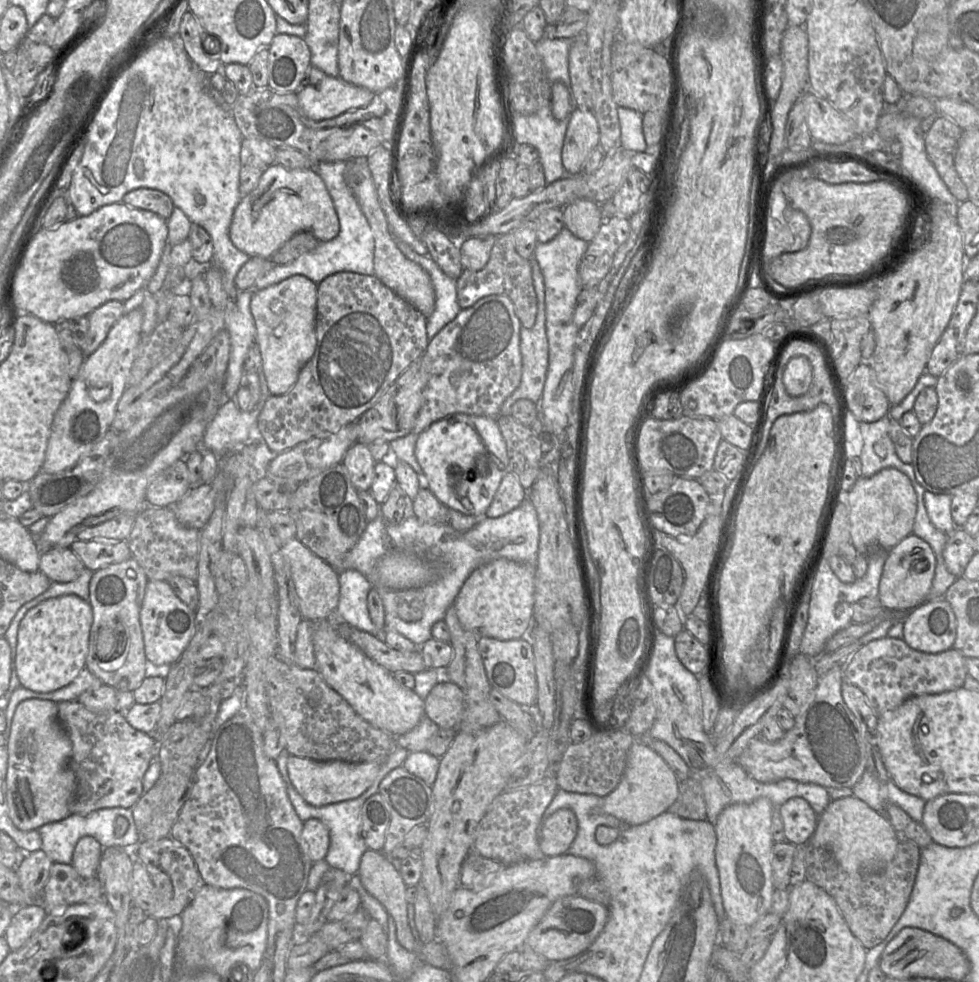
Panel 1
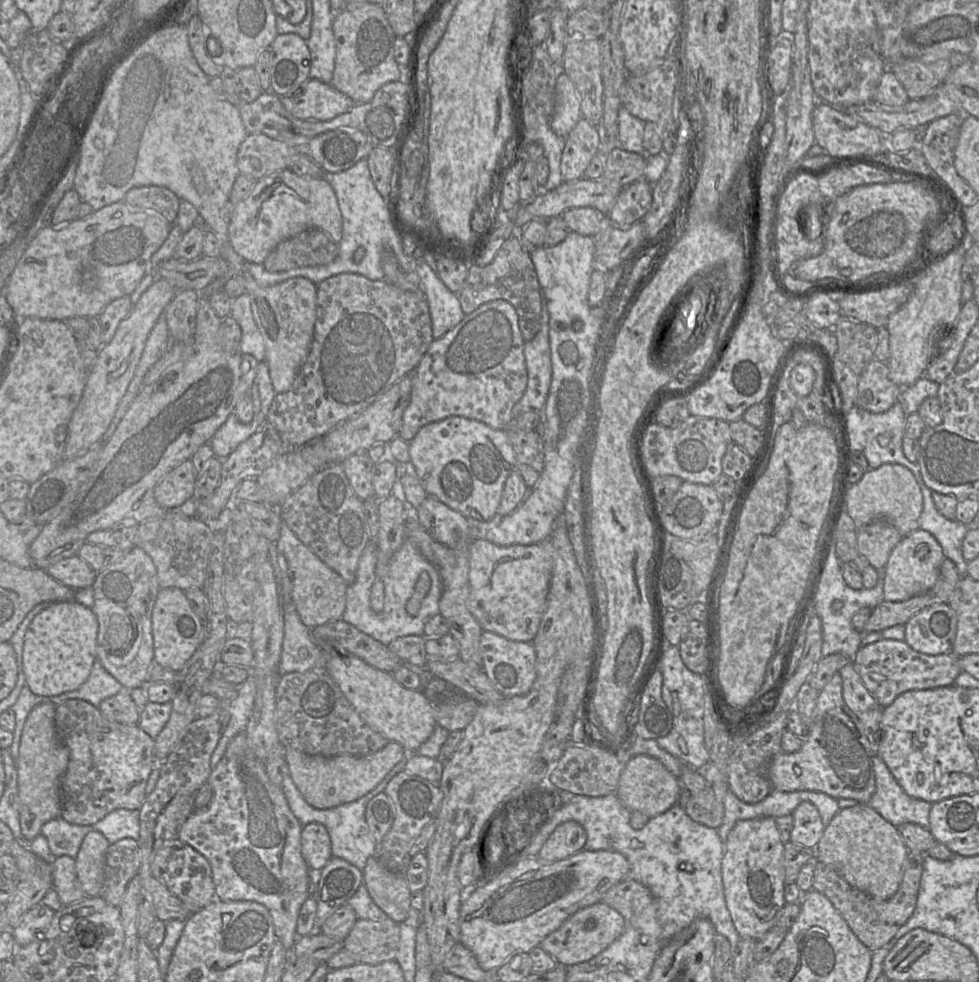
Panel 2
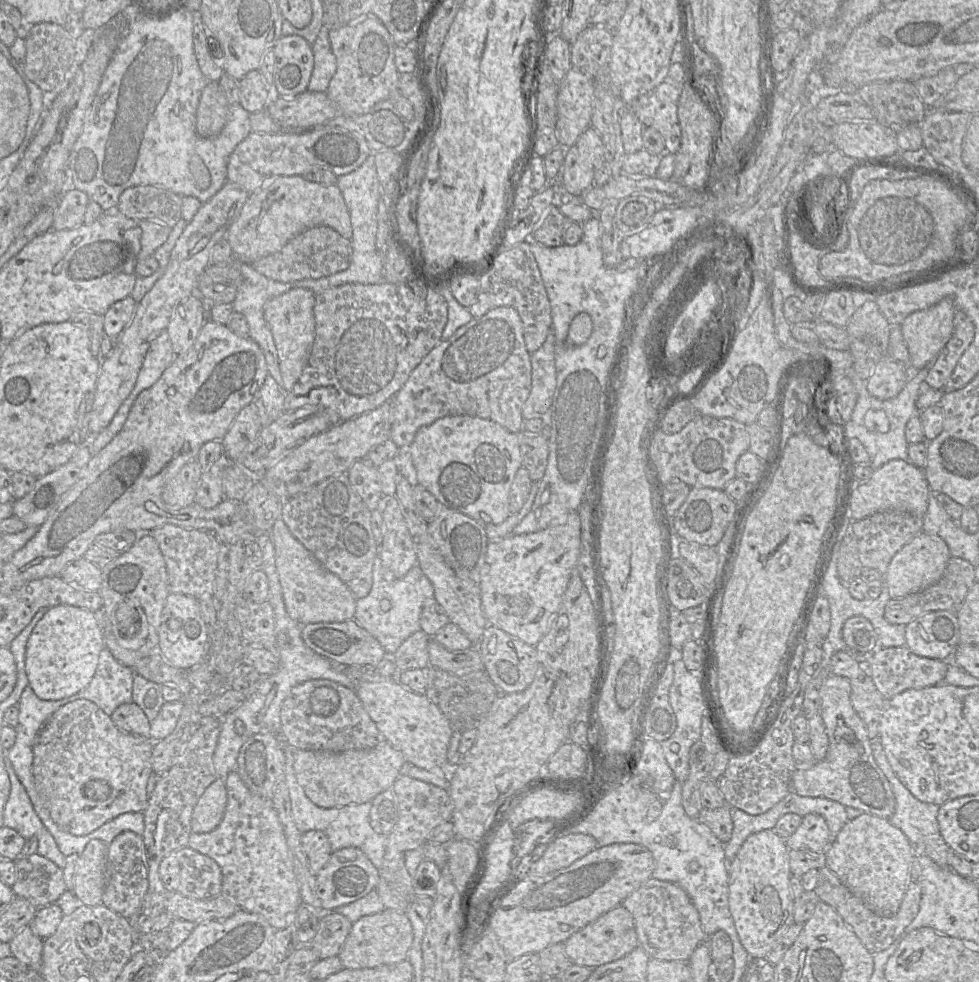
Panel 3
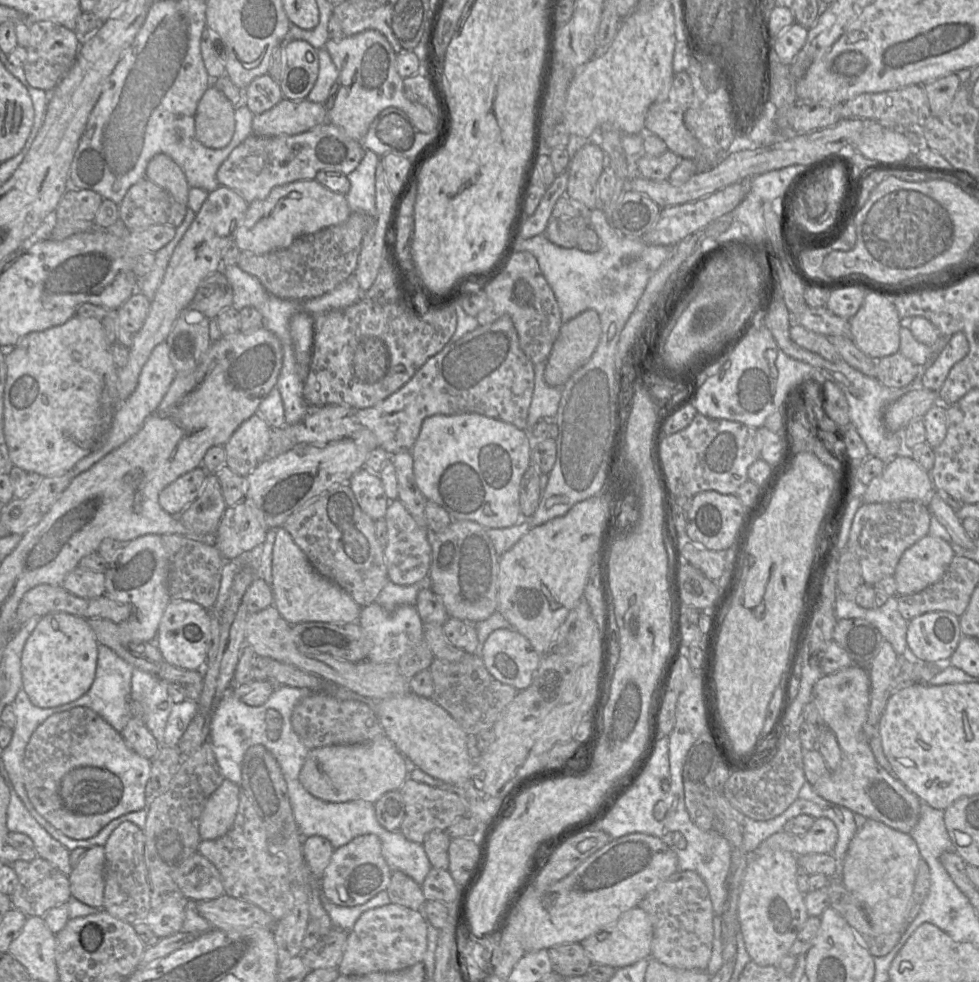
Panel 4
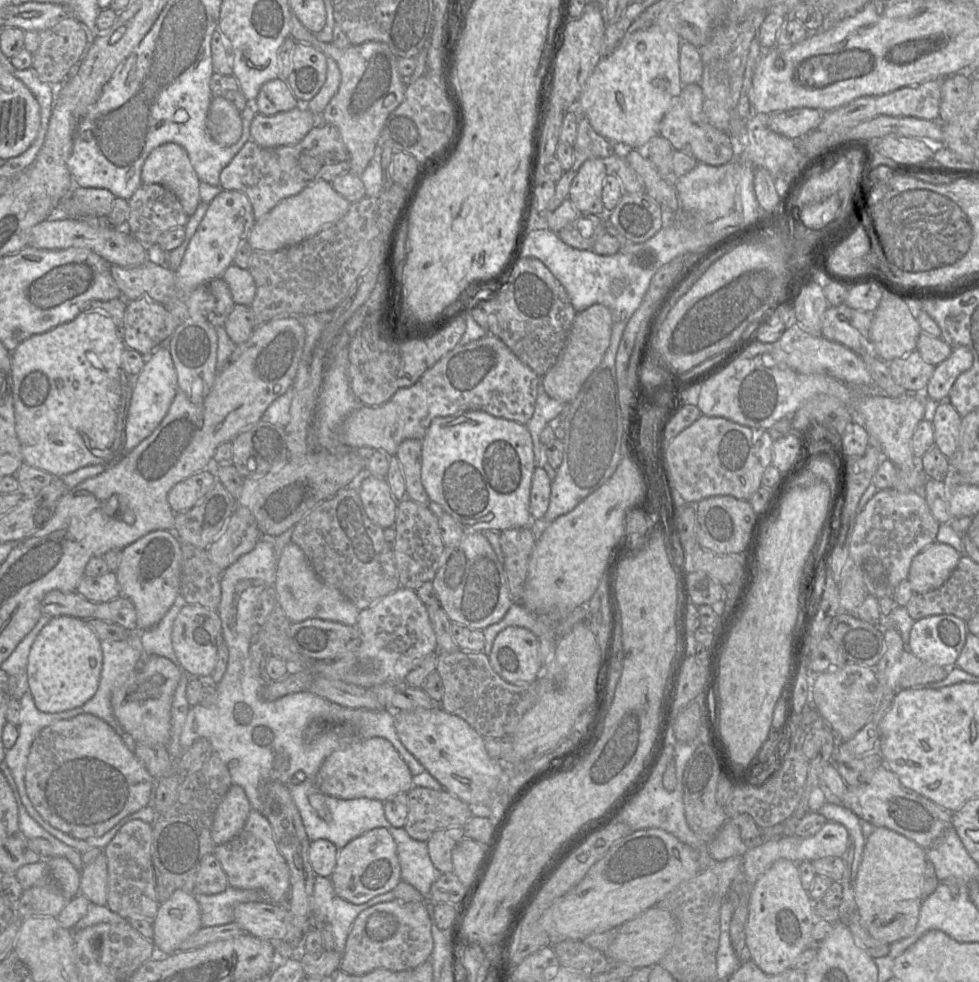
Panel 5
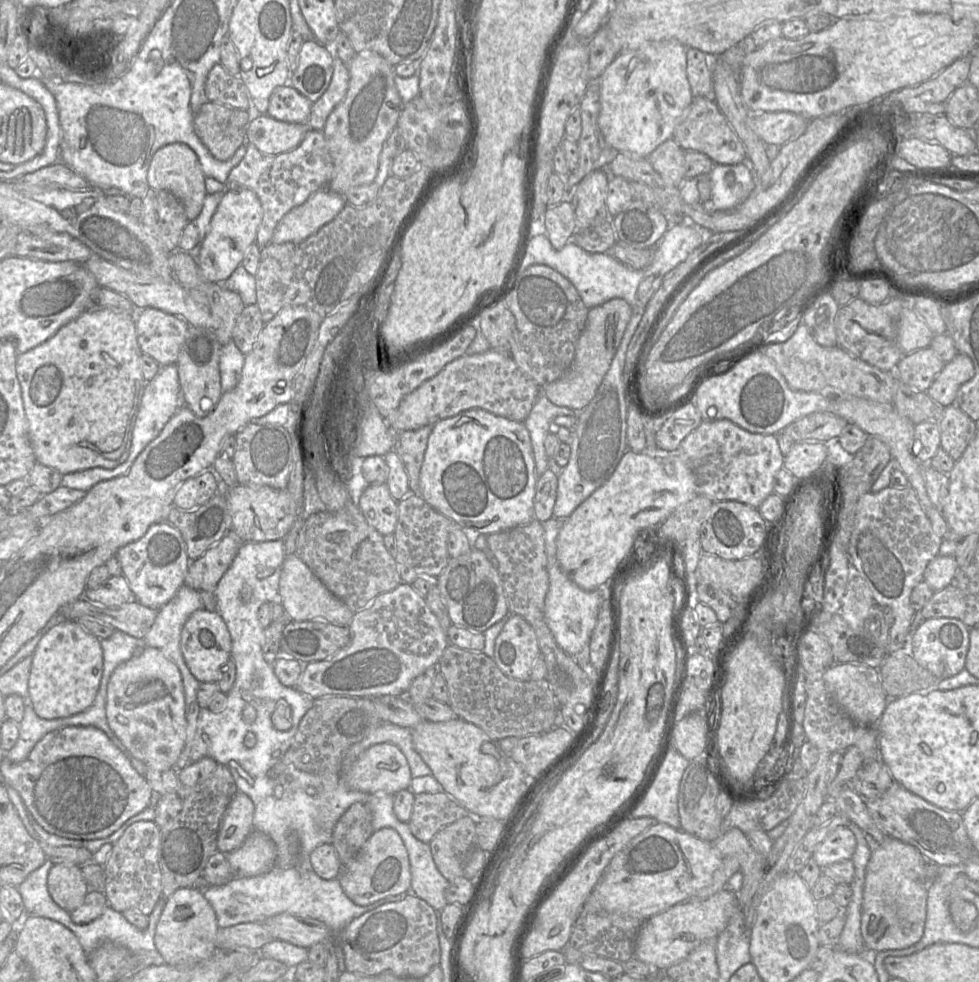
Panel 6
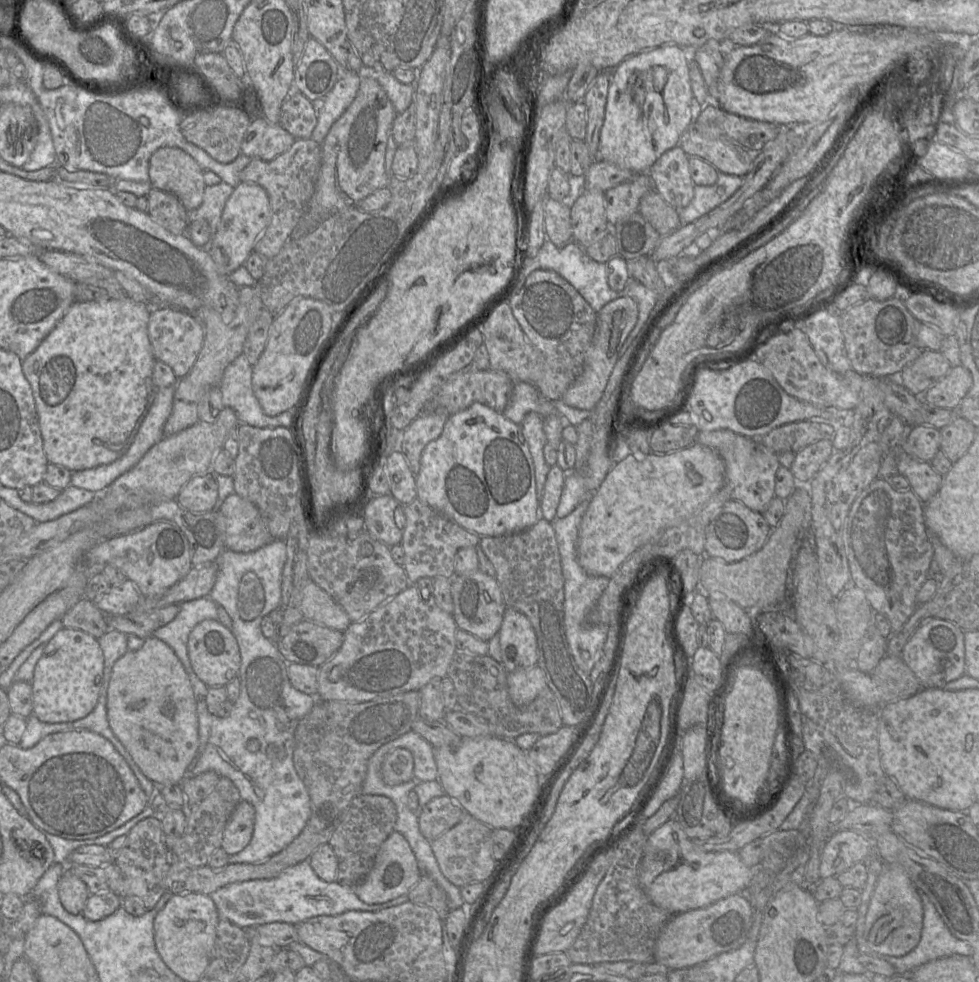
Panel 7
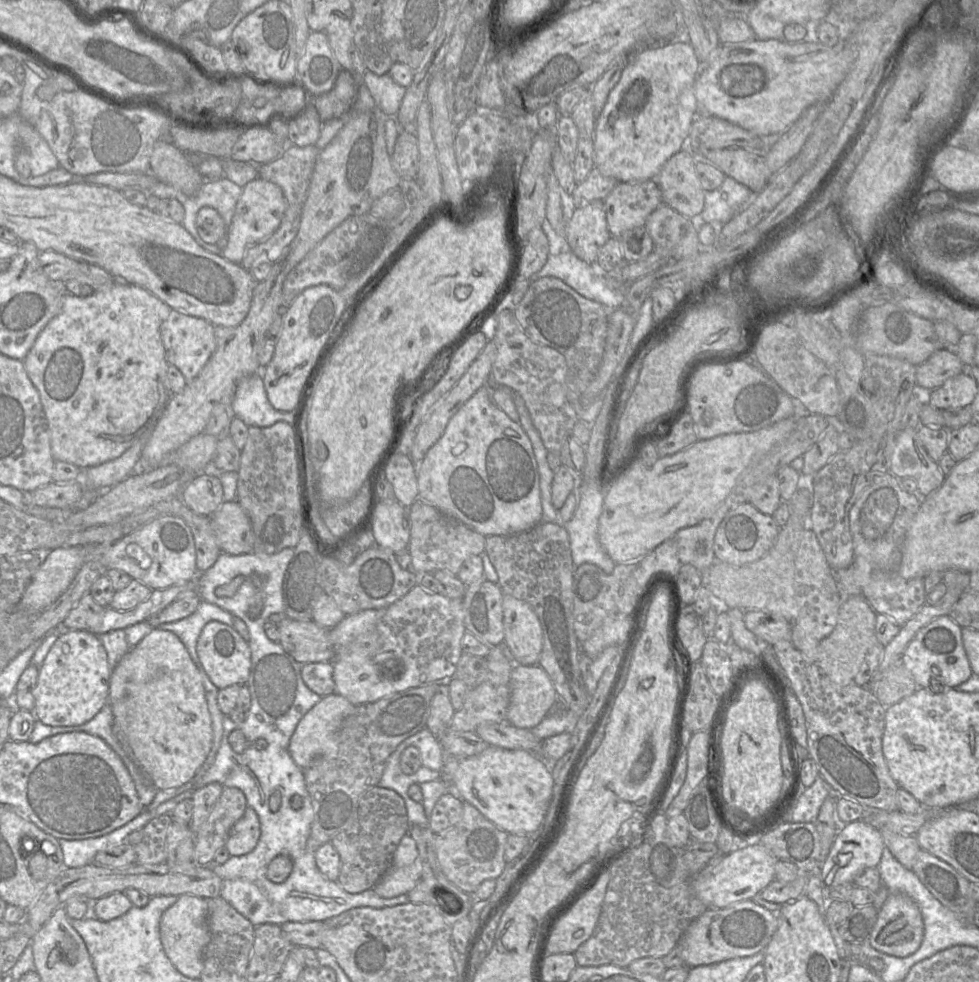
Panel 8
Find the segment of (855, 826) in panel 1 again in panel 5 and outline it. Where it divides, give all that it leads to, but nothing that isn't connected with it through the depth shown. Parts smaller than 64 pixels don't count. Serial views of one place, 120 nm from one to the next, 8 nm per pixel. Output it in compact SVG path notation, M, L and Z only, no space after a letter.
M875 827L866 839L858 868L855 901L862 926L878 941L893 944L915 930L923 902L926 850L886 827Z

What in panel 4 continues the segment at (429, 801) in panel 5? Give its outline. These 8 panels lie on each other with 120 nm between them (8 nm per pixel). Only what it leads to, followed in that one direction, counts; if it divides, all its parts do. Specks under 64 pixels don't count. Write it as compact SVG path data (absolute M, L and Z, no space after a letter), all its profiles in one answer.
M409 777L398 790L405 805L405 815L400 826L400 833L409 841L423 844L432 830L445 831L456 820L467 815L466 801L457 790L446 791L411 780Z

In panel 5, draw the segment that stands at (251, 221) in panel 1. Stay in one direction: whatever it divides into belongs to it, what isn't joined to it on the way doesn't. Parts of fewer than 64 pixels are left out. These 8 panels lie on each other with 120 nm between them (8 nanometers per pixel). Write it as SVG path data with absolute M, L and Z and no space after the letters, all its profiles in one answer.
M319 180L297 195L281 200L271 211L256 219L246 241L254 252L272 252L309 239L337 223L349 210L350 202L330 182Z

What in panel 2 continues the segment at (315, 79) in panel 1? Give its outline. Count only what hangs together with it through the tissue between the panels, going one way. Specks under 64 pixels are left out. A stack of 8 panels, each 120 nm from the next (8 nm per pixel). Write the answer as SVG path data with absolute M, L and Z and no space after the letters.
M314 78L281 96L281 103L294 117L304 121L327 121L348 112L354 101L346 94Z

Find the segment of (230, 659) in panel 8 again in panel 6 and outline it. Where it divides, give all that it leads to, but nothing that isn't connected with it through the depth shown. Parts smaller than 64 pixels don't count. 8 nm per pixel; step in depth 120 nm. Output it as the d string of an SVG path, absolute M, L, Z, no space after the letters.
M205 608L192 613L181 631L180 649L192 675L200 682L218 682L223 667L231 658L232 641L228 628L217 611Z

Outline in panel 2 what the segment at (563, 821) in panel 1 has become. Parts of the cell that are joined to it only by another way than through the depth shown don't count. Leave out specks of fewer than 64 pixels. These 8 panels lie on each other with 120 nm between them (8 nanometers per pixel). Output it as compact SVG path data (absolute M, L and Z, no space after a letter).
M563 822L550 834L537 857L546 861L568 858L583 850L586 840L586 831L578 822Z

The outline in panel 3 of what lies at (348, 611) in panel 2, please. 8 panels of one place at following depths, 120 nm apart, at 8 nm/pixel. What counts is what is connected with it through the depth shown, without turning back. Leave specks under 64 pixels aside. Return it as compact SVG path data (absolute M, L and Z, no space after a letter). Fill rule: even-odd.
M377 555L373 566L372 588L366 597L356 600L354 620L380 643L387 656L393 656L409 636L421 630L422 609L426 600L433 598L435 599L434 588L419 564L412 567L401 579L387 582L383 575L381 558ZM383 599L391 603L391 608L387 612L382 611L380 607Z

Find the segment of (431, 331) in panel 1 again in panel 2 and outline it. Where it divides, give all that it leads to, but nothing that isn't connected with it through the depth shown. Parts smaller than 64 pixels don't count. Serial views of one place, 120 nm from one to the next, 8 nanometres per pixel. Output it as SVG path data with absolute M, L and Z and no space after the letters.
M416 261L415 272L420 278L420 291L428 302L433 339L439 339L459 324L466 314L462 311L458 295L446 287L427 262Z

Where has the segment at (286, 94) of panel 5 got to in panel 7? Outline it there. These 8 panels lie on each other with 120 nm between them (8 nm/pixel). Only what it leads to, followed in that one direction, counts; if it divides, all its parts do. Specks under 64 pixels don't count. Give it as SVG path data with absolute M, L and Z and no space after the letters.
M293 90L281 106L280 125L296 140L310 139L318 120L318 105Z

